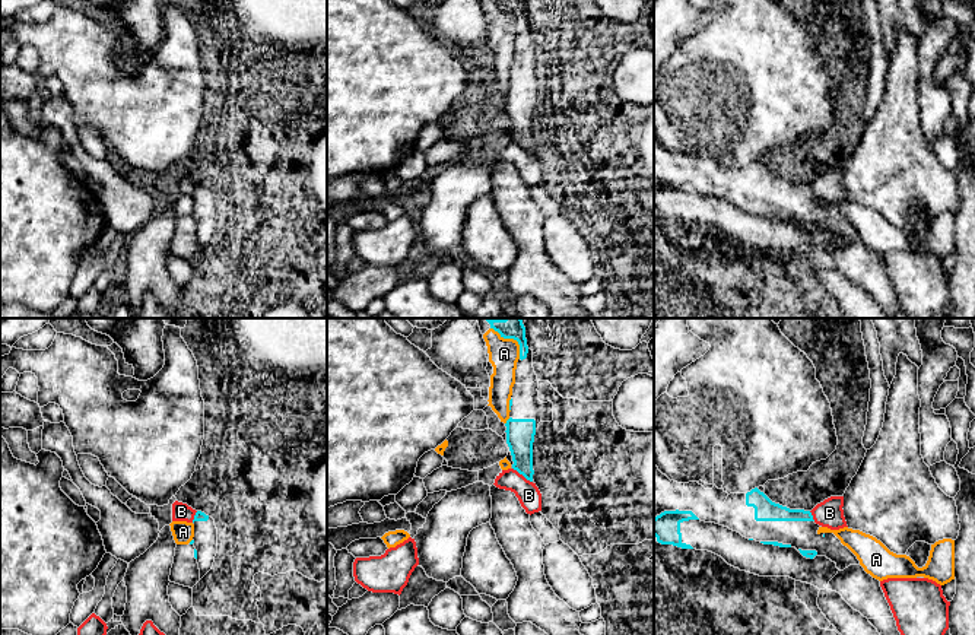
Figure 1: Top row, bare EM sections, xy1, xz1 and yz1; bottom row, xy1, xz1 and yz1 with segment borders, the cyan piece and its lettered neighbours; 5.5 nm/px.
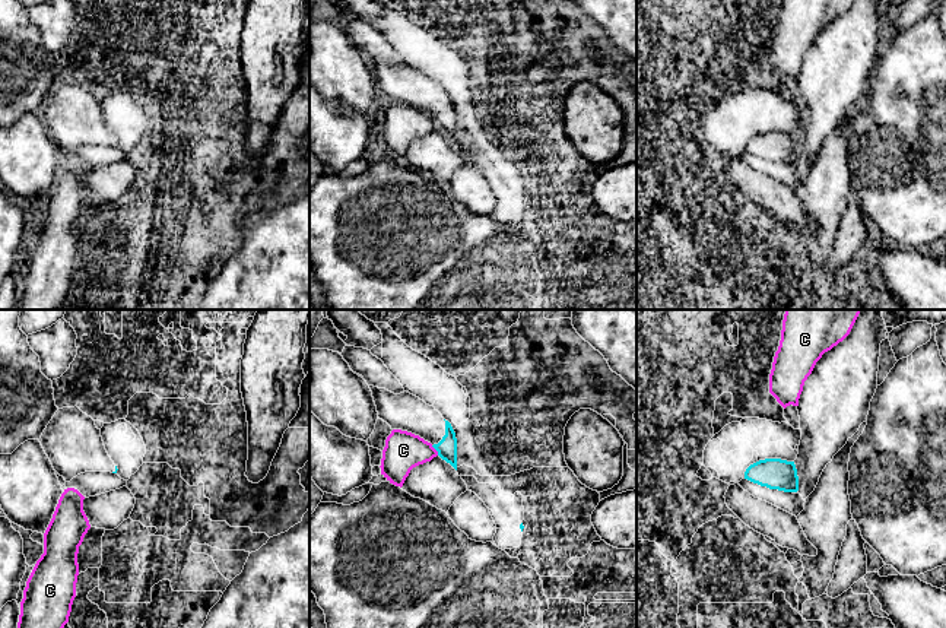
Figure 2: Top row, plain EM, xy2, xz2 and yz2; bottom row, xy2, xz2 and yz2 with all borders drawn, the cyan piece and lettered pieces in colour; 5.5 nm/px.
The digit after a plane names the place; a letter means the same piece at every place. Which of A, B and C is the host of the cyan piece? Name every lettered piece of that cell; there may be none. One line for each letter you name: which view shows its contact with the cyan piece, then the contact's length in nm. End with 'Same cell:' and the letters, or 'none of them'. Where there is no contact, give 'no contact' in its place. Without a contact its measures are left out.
Same cell: none of them

